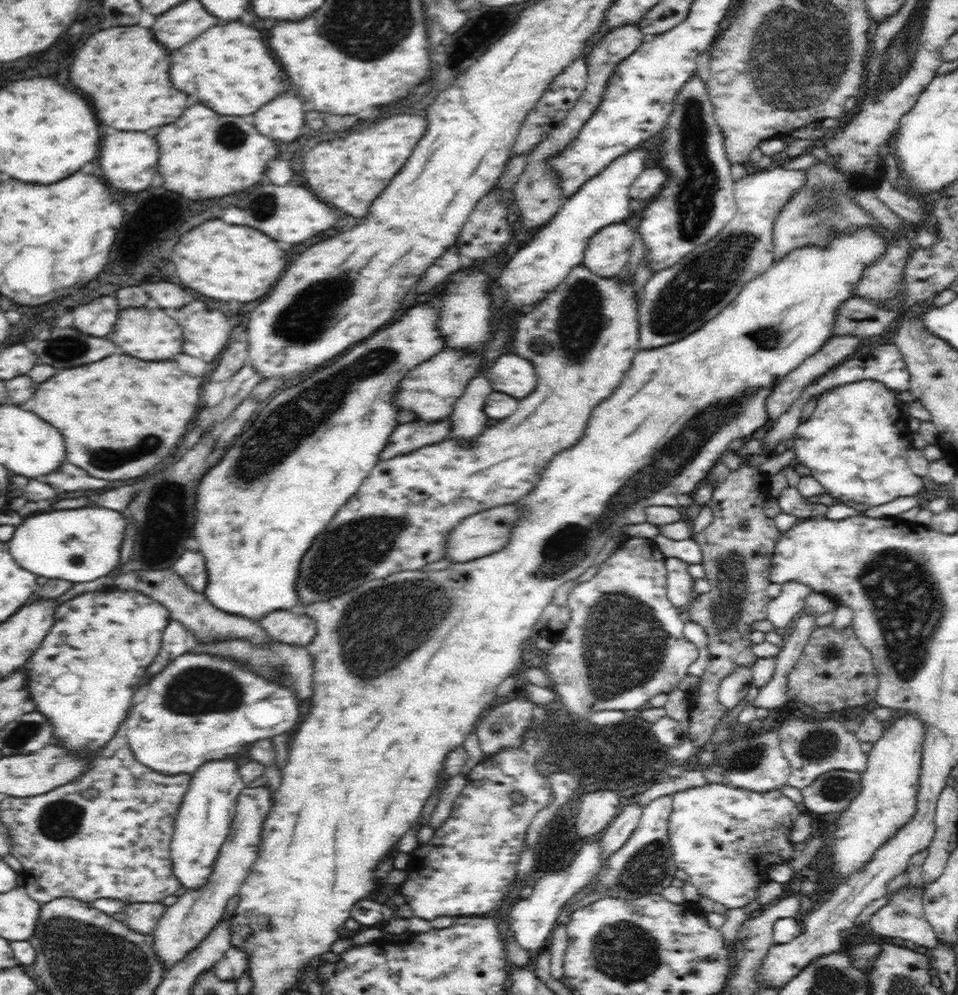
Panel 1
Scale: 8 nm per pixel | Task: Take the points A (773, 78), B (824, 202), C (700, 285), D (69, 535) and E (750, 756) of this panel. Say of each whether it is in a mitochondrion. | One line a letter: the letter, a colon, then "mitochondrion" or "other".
A: mitochondrion
B: mitochondrion
C: mitochondrion
D: other
E: mitochondrion

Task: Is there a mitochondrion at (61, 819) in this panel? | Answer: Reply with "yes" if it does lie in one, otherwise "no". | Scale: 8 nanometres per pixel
yes

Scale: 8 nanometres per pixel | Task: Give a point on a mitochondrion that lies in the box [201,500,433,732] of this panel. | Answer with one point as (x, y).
(347, 555)

